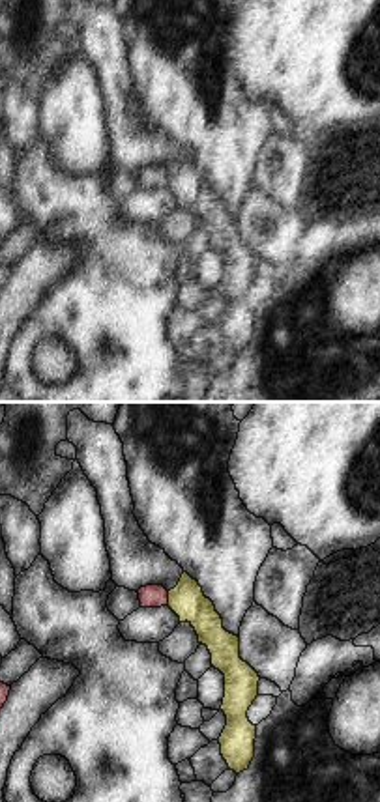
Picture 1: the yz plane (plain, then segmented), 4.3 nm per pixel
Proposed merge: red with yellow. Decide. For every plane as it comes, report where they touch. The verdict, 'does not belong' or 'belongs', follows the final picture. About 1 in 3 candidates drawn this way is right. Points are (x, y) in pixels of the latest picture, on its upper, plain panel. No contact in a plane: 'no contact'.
(167, 180)

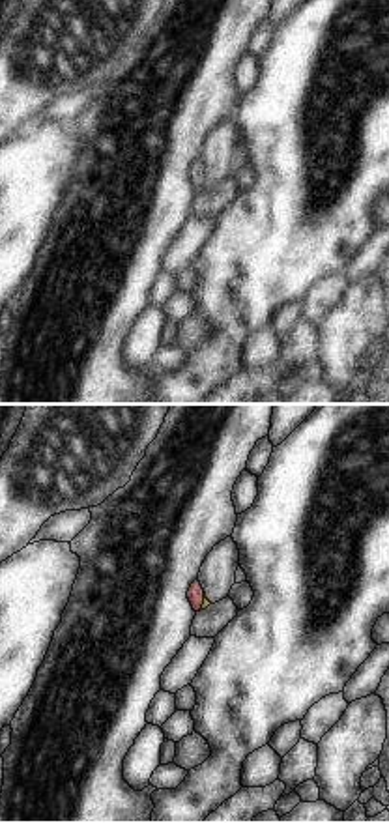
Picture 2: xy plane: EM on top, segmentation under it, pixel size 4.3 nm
(202, 182)

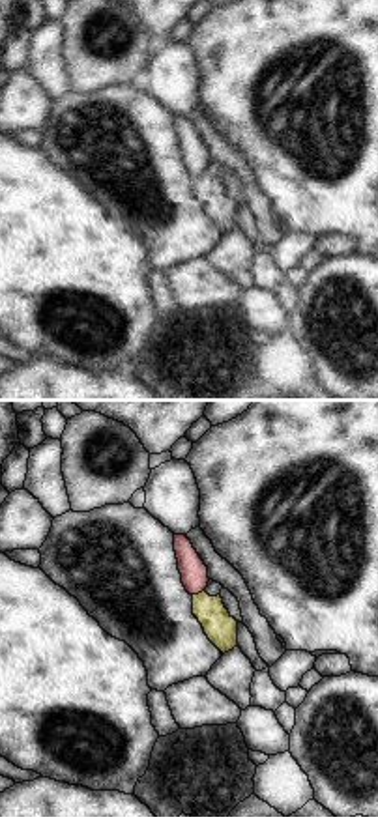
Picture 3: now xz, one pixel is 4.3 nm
(199, 172)

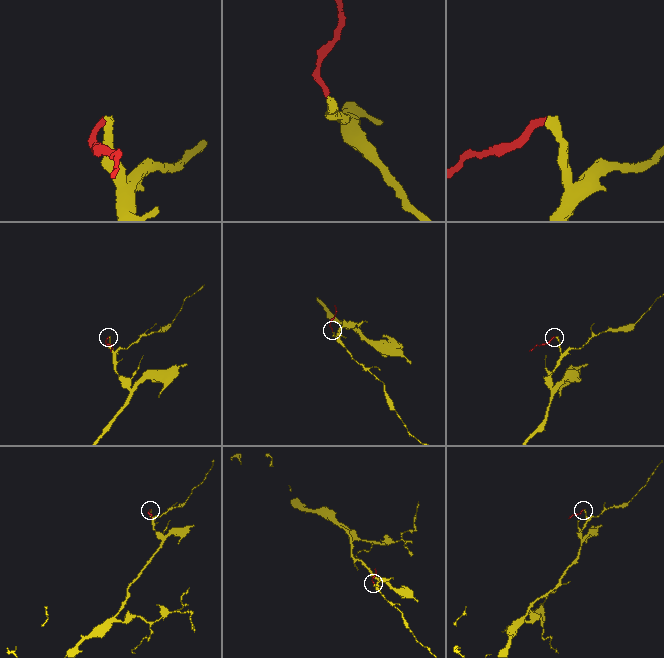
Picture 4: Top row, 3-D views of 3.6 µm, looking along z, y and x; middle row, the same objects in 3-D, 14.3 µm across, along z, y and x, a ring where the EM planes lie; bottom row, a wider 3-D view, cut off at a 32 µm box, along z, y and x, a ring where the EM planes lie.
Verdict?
does not belong

